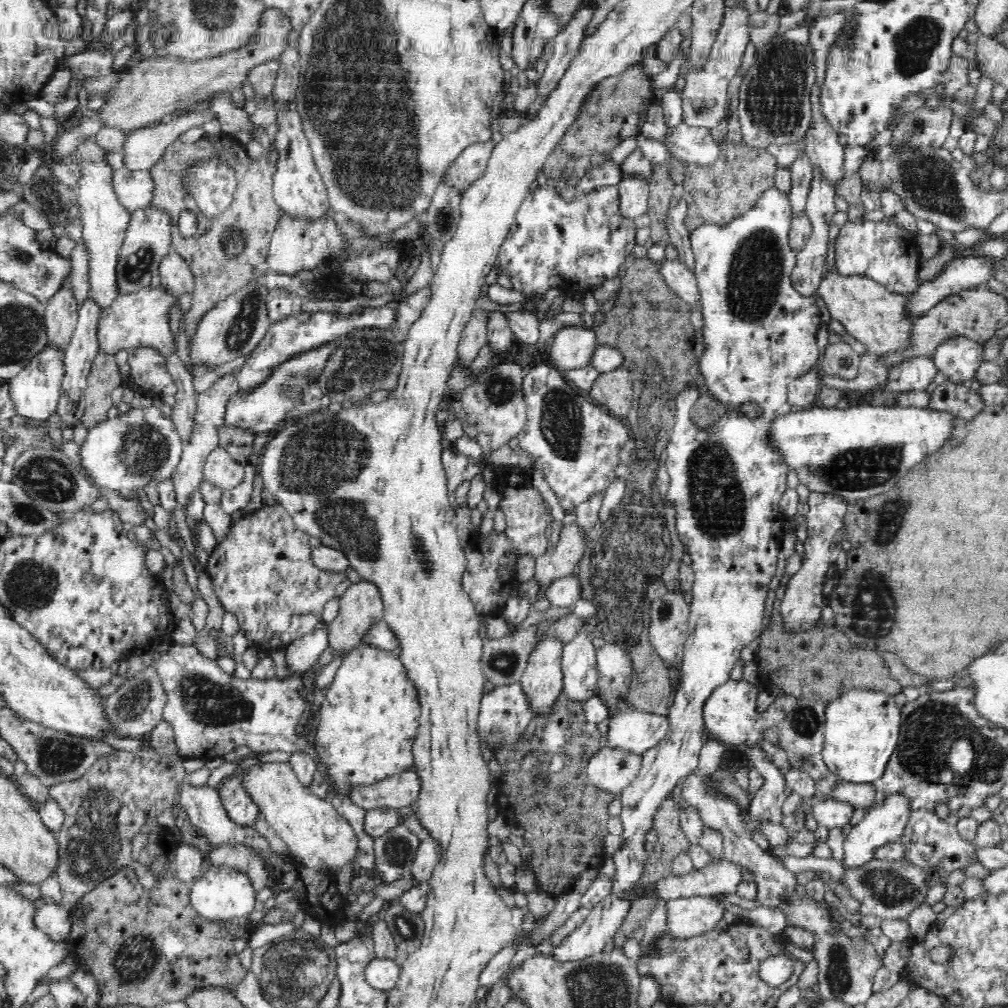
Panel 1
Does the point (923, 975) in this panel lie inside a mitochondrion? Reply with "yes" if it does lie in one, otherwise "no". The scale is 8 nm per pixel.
no

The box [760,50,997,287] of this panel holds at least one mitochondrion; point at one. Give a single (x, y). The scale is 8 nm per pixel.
(931, 182)

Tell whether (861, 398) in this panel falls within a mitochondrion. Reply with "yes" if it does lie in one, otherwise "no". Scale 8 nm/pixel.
no

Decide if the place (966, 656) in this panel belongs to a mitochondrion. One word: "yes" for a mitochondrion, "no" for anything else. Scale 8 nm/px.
no

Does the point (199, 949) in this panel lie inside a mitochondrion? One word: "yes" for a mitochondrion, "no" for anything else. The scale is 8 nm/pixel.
no

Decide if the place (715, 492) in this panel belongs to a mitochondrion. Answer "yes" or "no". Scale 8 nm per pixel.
yes

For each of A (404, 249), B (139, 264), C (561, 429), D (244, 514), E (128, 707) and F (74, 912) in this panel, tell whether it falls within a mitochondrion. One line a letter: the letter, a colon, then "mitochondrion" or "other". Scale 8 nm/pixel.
A: other
B: mitochondrion
C: mitochondrion
D: other
E: mitochondrion
F: other

